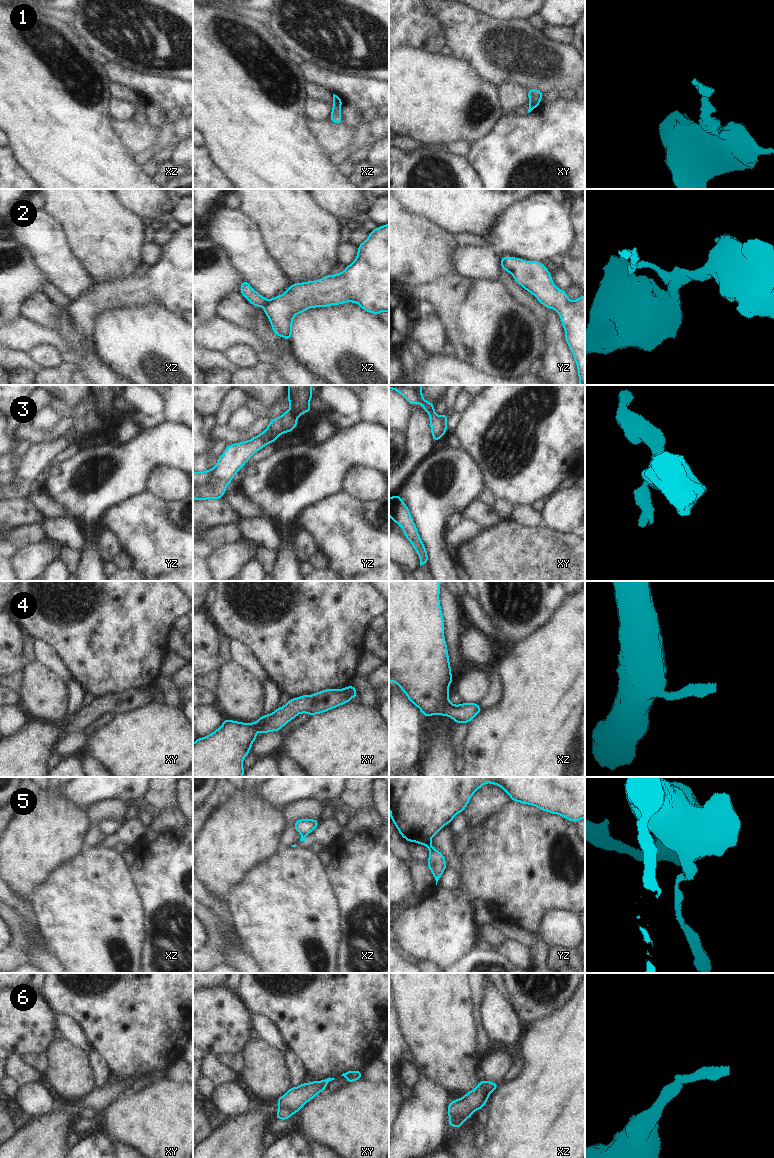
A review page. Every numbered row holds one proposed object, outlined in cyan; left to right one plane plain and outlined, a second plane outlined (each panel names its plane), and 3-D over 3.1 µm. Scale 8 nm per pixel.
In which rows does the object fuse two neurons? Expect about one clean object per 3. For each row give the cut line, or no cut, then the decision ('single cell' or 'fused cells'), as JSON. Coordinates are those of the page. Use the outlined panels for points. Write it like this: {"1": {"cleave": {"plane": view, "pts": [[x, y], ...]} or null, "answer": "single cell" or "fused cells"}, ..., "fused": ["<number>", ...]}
{"1": {"cleave": {"plane": "xz", "pts": [[332, 102], [340, 106]]}, "answer": "fused cells"}, "2": {"cleave": {"plane": "xz", "pts": [[268, 300], [263, 305]]}, "answer": "fused cells"}, "3": {"cleave": {"plane": "yz", "pts": [[279, 417], [282, 428], [286, 432]]}, "answer": "fused cells"}, "4": {"cleave": null, "answer": "single cell"}, "5": {"cleave": {"plane": "xz", "pts": [[302, 834], [304, 836]]}, "answer": "fused cells"}, "6": {"cleave": {"plane": "xz", "pts": [[482, 1081], [488, 1095]]}, "answer": "fused cells"}, "fused": ["1", "2", "3", "5", "6"]}

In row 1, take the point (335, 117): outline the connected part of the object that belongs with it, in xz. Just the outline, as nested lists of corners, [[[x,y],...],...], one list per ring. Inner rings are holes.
[[[333,103],[333,109],[332,109],[332,112],[331,112],[331,115],[330,115],[330,120],[334,123],[334,124],[338,124],[340,122],[342,122],[342,117],[341,117],[341,112],[340,112],[340,109],[341,109],[341,106]]]

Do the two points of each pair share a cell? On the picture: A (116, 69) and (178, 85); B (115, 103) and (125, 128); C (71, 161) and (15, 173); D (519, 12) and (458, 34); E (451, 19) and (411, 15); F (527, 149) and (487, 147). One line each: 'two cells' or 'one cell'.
A: one cell
B: two cells
C: two cells
D: two cells
E: two cells
F: one cell

